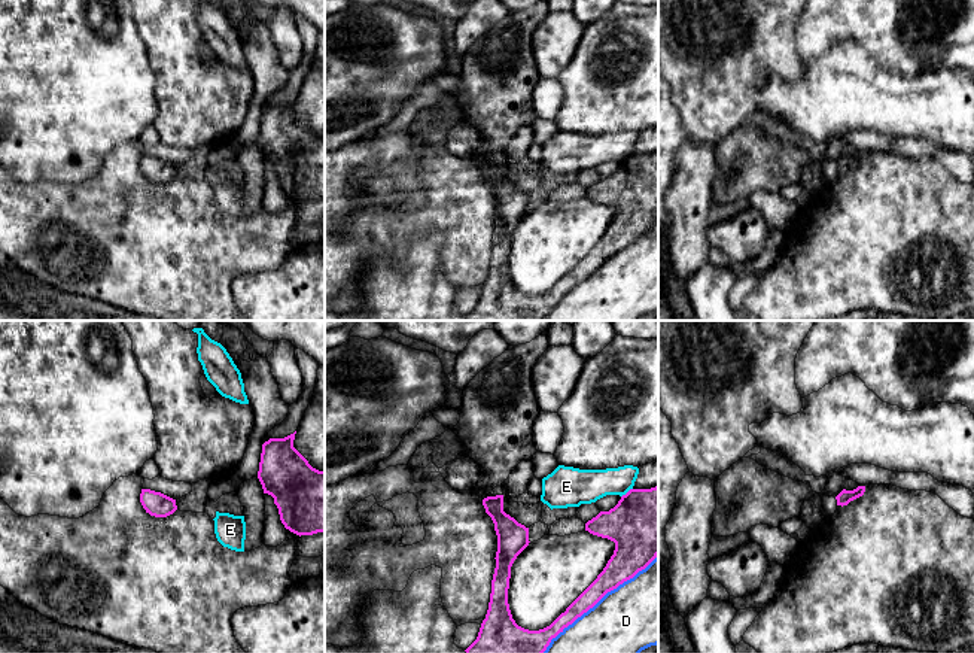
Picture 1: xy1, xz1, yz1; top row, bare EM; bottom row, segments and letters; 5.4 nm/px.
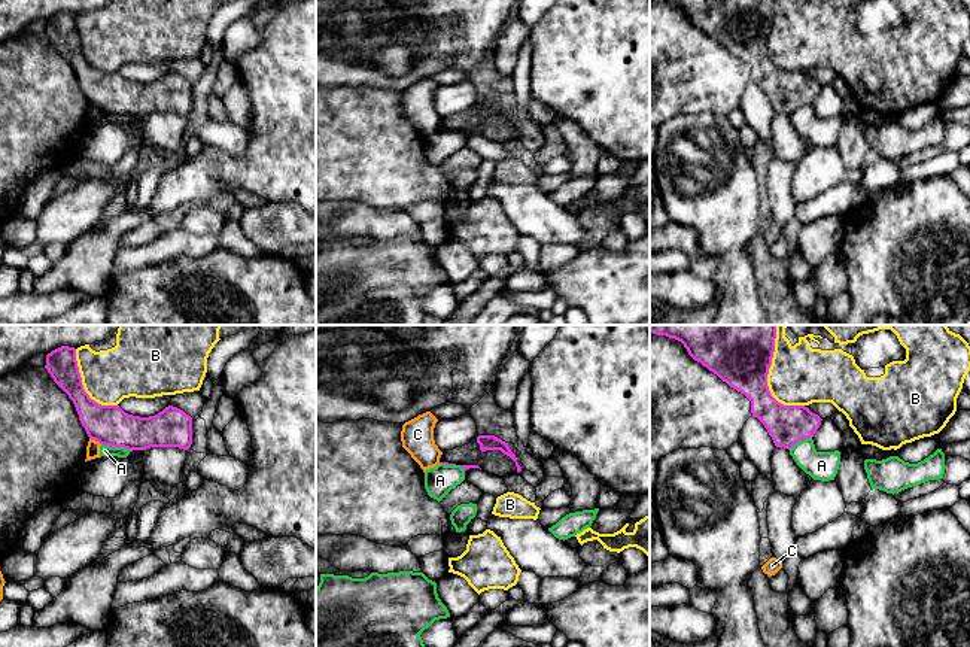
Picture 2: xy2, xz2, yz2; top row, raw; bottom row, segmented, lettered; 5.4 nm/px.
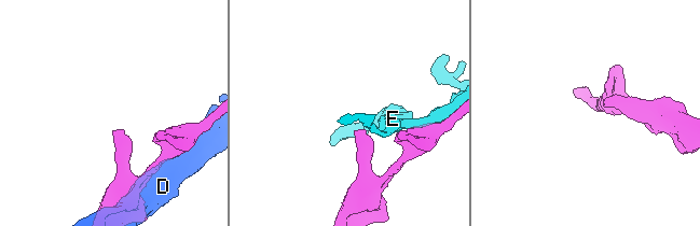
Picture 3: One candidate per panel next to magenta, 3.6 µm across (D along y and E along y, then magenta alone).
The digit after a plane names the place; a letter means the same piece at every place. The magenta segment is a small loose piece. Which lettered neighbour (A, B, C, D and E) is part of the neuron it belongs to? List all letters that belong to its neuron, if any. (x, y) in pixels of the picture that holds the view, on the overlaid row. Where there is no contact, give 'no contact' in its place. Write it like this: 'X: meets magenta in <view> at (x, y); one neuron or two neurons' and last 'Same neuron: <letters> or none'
A: meets magenta in xy2 at (116, 446); two neurons
B: meets magenta in yz2 at (766, 376); two neurons
C: meets magenta in xy2 at (96, 440); two neurons
D: meets magenta in xz1 at (599, 600); two neurons
E: meets magenta in xz1 at (627, 492); two neurons
Same neuron: none

